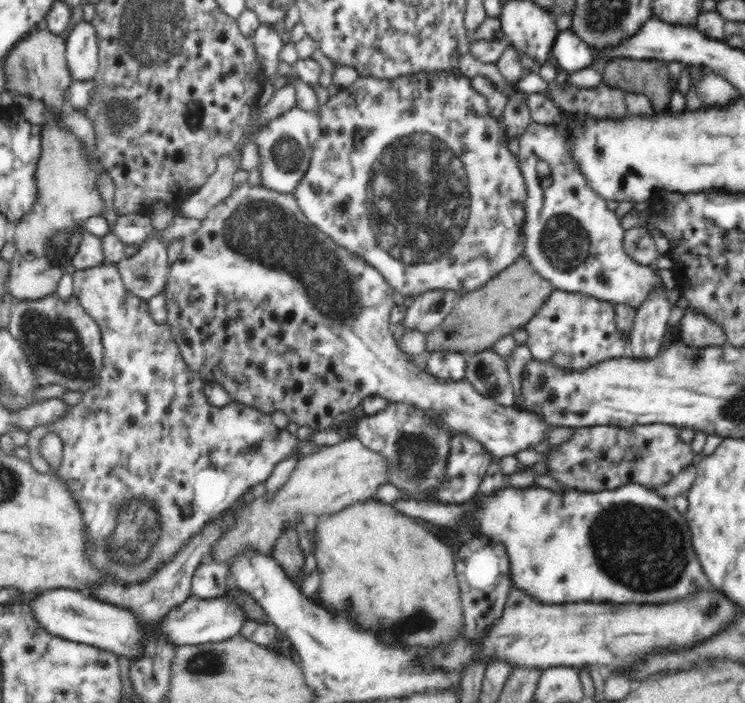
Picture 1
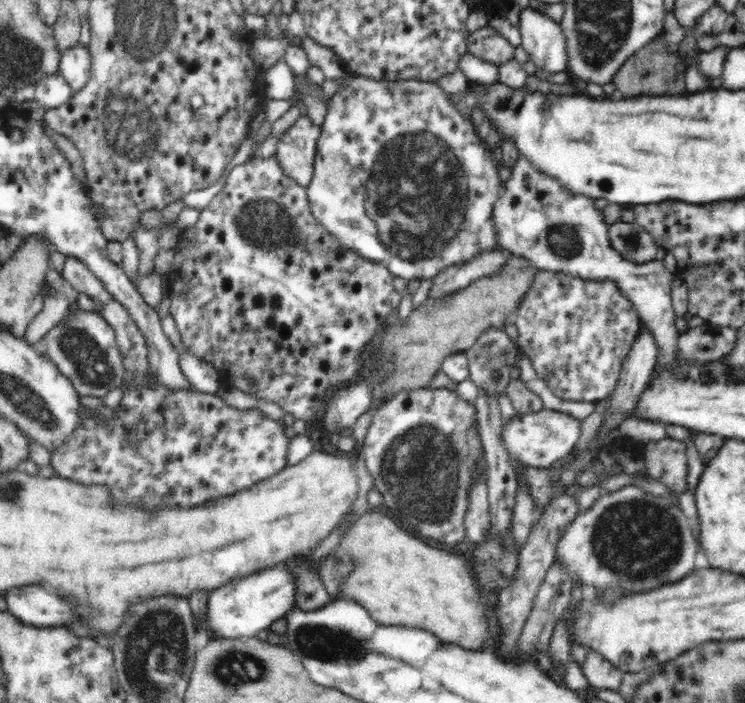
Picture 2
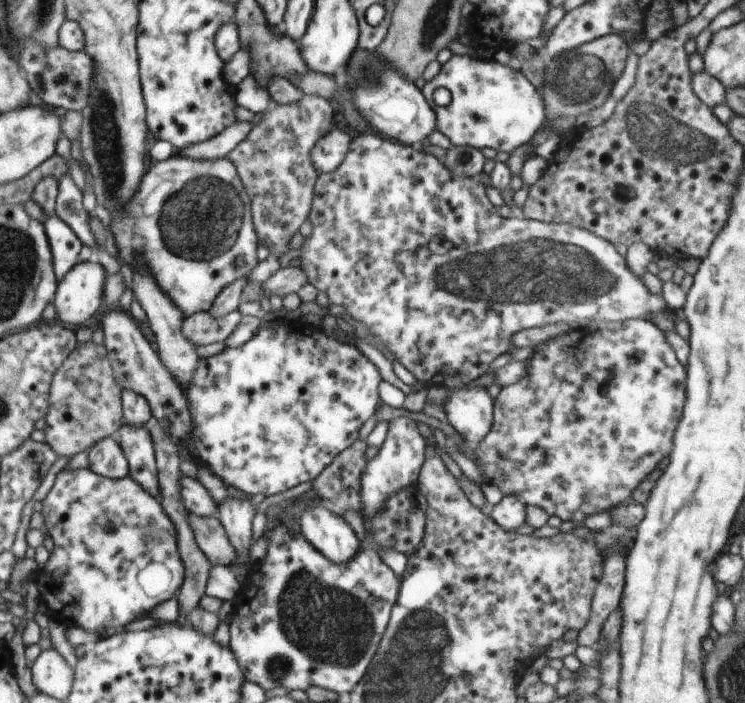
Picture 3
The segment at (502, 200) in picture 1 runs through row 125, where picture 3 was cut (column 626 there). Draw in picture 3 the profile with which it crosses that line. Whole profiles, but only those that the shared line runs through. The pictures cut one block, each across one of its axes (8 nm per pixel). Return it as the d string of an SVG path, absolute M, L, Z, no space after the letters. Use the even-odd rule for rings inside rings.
M598 318L588 319L584 323L572 324L573 327L568 333L562 334L561 336L552 338L551 340L545 341L543 344L540 344L538 347L534 347L536 353L534 357L530 360L526 360L527 364L527 374L522 378L518 383L502 387L502 391L496 399L493 400L493 422L491 425L491 430L489 434L484 436L484 439L478 444L474 445L474 450L476 452L476 459L480 465L478 468L484 479L488 480L489 483L496 485L504 496L515 495L518 499L523 501L526 506L536 506L537 508L542 508L547 514L548 517L556 516L562 521L571 521L576 525L583 524L584 518L588 514L602 513L602 510L610 510L612 506L618 506L622 502L626 502L630 498L630 494L635 493L636 487L656 468L656 464L662 460L664 457L670 456L670 450L672 450L672 432L678 424L678 418L682 416L683 405L686 403L686 380L687 372L684 372L684 366L678 362L679 358L675 356L675 350L671 348L671 345L667 342L667 338L664 333L662 333L652 322L649 322L646 319L627 319L623 322L607 322L600 321Z

